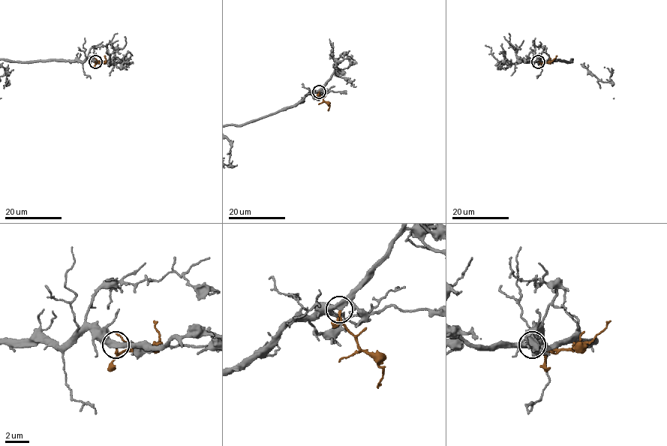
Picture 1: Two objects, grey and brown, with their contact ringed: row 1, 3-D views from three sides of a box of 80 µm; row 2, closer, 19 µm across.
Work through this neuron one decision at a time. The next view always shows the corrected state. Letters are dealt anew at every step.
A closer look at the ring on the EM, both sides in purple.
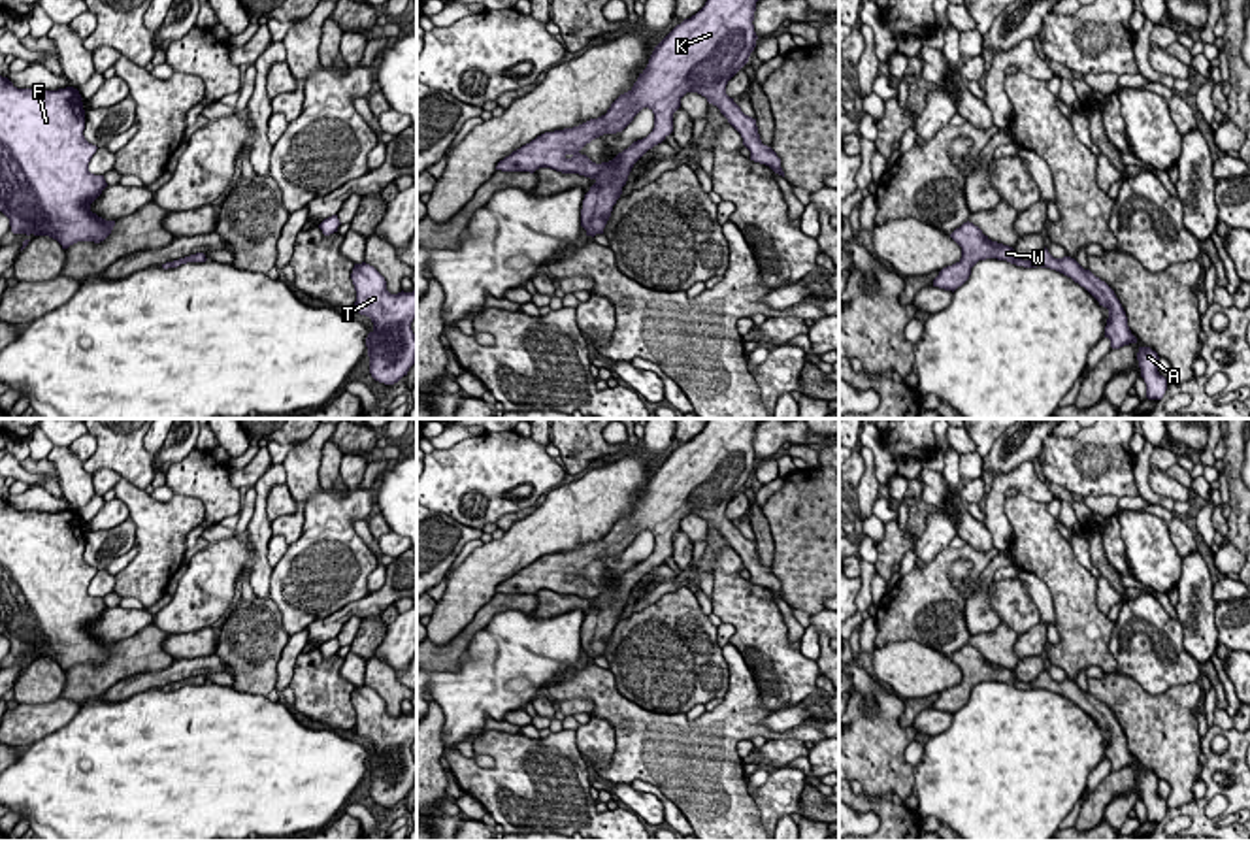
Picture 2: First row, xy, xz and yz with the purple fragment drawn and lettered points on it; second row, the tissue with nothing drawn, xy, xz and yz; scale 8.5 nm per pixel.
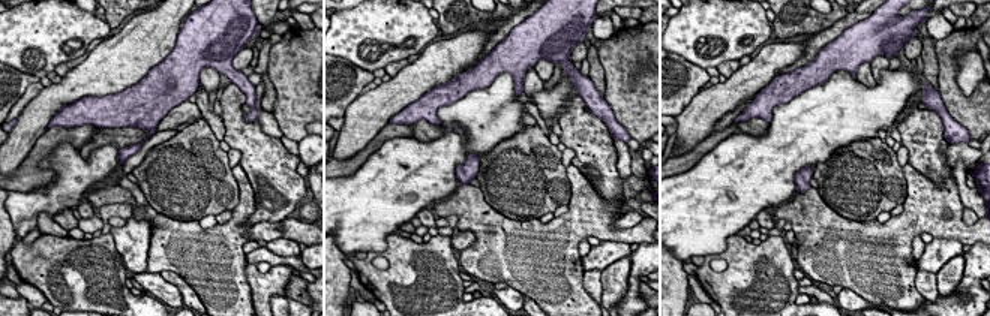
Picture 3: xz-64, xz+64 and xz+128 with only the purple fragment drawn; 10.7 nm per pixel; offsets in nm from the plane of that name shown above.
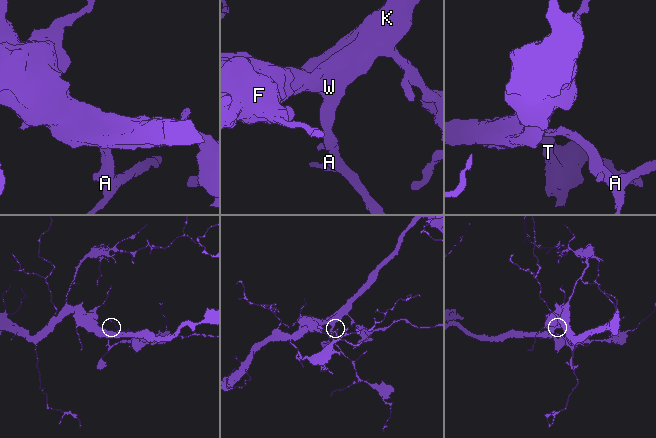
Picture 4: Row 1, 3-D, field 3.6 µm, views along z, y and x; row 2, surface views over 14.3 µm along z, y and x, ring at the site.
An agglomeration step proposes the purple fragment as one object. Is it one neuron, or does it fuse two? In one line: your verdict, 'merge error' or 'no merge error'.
no merge error

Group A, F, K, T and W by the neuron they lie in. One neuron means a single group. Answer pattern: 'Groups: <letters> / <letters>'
Groups: A F K T W

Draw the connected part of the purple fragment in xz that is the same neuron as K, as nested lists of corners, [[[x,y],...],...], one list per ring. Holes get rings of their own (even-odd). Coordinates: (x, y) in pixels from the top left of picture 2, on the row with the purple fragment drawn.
[[[707,0],[696,15],[677,25],[654,47],[633,87],[620,94],[605,115],[573,128],[541,134],[500,160],[496,170],[534,173],[539,168],[551,168],[594,179],[581,209],[581,226],[594,238],[603,234],[633,164],[673,132],[673,113],[681,107],[681,98],[686,92],[698,92],[741,134],[750,160],[784,177],[781,158],[760,140],[756,119],[745,115],[726,94],[728,81],[748,62],[756,47],[758,36],[752,25],[756,2]],[[643,107],[654,113],[654,128],[647,138],[601,164],[579,153],[603,134],[622,132]]]

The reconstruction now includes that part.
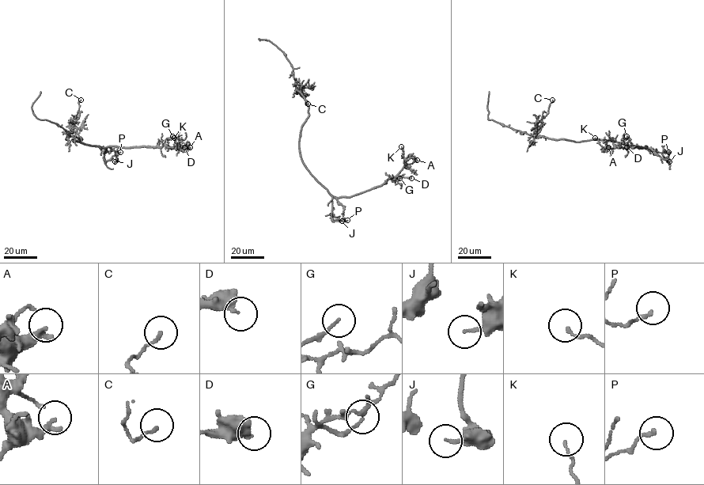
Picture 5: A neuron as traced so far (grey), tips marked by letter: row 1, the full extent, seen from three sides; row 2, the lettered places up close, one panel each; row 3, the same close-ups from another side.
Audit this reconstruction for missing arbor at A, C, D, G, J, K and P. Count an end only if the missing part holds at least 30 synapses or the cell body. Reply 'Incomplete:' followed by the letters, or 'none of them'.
Incomplete: none of them

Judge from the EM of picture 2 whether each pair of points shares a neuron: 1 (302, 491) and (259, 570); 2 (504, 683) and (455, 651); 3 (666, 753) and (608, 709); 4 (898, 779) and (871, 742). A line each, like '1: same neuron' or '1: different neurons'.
1: different neurons
2: different neurons
3: same neuron
4: same neuron

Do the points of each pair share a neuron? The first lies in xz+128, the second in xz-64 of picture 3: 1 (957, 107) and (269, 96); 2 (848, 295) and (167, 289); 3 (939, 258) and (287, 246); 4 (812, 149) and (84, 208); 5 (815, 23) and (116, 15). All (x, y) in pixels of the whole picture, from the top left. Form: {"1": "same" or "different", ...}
{"1": "different", "2": "same", "3": "same", "4": "different", "5": "same"}

